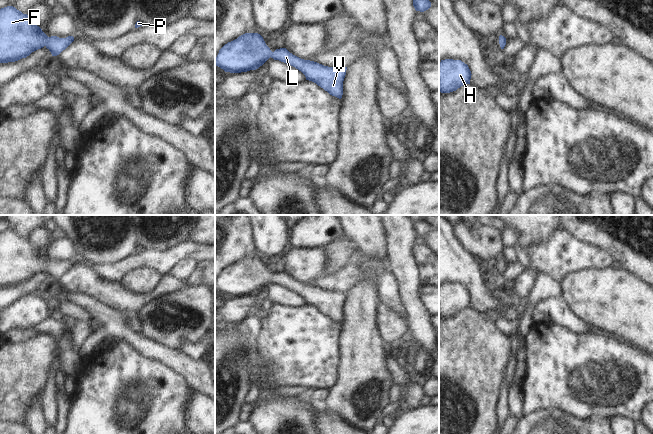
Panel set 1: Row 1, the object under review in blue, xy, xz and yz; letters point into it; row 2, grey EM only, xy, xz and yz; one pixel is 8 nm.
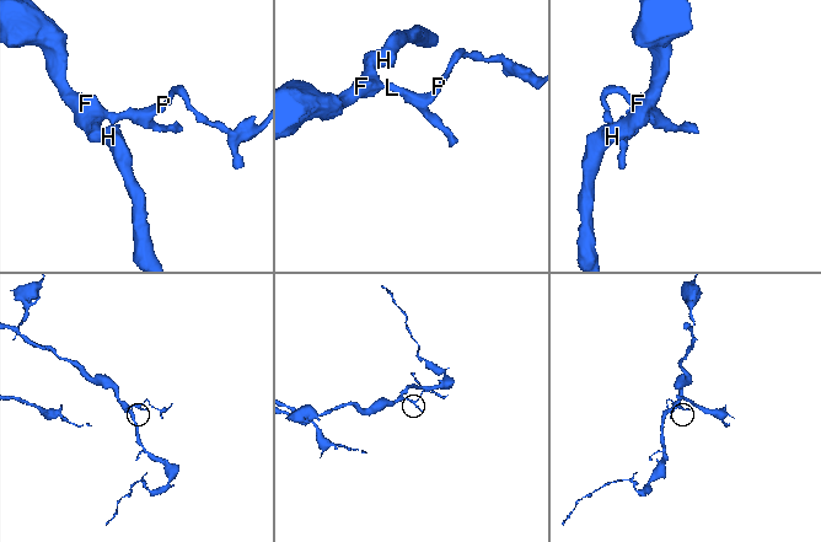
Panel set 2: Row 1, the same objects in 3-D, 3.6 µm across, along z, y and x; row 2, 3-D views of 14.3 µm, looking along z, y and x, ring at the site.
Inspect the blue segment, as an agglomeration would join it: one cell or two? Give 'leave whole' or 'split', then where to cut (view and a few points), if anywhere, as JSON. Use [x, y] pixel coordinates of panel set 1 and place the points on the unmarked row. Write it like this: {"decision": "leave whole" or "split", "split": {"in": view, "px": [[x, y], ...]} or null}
{"decision": "leave whole", "split": null}

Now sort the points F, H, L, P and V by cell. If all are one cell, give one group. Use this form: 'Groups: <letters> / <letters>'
Groups: F H L P V.

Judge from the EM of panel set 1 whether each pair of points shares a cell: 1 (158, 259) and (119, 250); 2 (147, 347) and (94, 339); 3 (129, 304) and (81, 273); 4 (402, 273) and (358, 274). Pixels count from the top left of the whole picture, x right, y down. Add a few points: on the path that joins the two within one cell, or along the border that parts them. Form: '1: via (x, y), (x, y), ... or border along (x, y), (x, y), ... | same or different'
1: border along (134, 251), (111, 264) | different
2: via (134, 339), (125, 333), (107, 333) | same
3: via (117, 297), (93, 285) | same
4: border along (386, 266), (395, 277), (399, 296) | different

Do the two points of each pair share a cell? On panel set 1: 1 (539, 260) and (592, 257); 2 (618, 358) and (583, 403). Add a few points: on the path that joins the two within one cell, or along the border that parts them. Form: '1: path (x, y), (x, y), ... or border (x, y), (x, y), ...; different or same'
1: path (552, 257), (579, 257); same
2: path (607, 369), (584, 392); same

